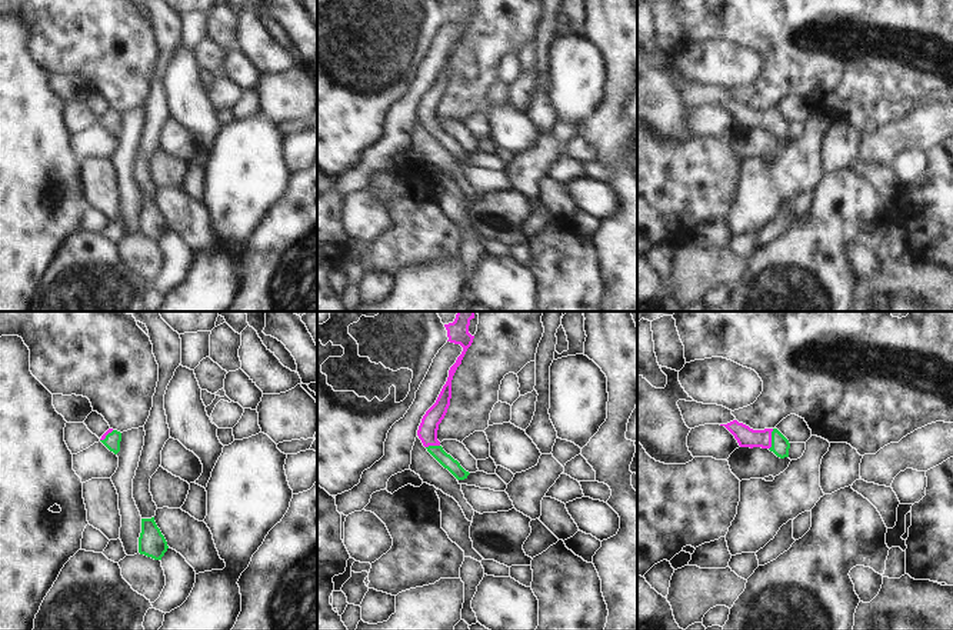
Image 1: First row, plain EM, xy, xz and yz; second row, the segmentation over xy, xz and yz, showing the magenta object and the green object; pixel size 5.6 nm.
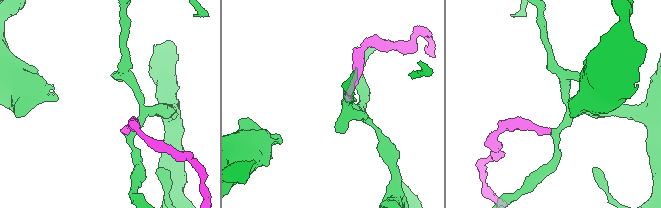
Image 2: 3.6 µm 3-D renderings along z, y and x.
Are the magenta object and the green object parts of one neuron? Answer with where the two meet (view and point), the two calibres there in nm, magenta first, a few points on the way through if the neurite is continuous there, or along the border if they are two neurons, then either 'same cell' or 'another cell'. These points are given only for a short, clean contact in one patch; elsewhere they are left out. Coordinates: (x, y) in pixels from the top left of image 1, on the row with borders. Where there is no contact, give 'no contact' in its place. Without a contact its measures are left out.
yz (770, 439) | 110/100 nm | same cell

